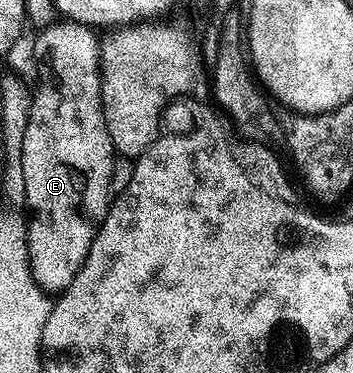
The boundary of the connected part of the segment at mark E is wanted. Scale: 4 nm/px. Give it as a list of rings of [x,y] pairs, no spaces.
[[[57,21],[51,27],[44,27],[38,32],[35,39],[35,59],[39,62],[39,84],[34,84],[31,96],[31,108],[29,109],[29,121],[25,125],[25,137],[21,145],[21,173],[25,181],[25,204],[29,212],[27,225],[27,264],[31,267],[31,277],[36,286],[46,293],[62,293],[73,281],[73,277],[83,267],[85,257],[93,245],[95,232],[103,223],[103,218],[107,216],[107,208],[113,199],[111,190],[111,174],[115,168],[116,149],[111,144],[109,129],[105,125],[103,108],[99,101],[99,79],[98,79],[98,44],[97,37],[92,28],[83,23],[72,23],[70,21]]]

